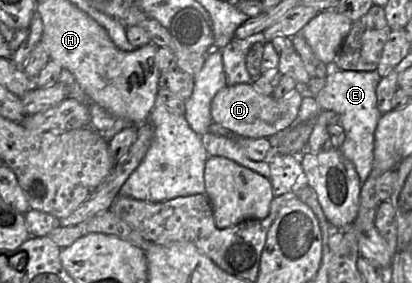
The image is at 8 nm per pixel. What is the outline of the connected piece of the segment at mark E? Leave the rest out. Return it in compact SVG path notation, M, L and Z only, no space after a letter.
M330 67L324 88L316 97L321 110L331 110L338 114L338 124L345 132L345 140L339 148L350 160L358 173L361 183L366 181L373 168L374 134L383 114L377 108L376 87L381 76L374 71L346 71Z

